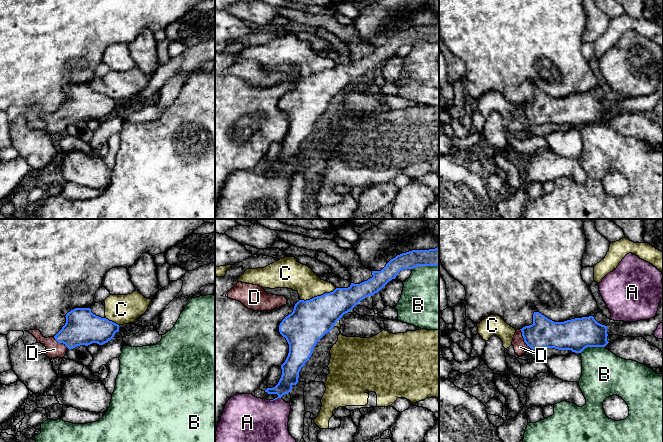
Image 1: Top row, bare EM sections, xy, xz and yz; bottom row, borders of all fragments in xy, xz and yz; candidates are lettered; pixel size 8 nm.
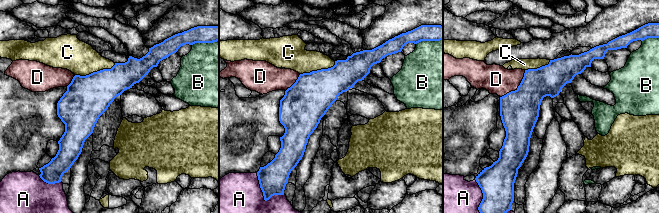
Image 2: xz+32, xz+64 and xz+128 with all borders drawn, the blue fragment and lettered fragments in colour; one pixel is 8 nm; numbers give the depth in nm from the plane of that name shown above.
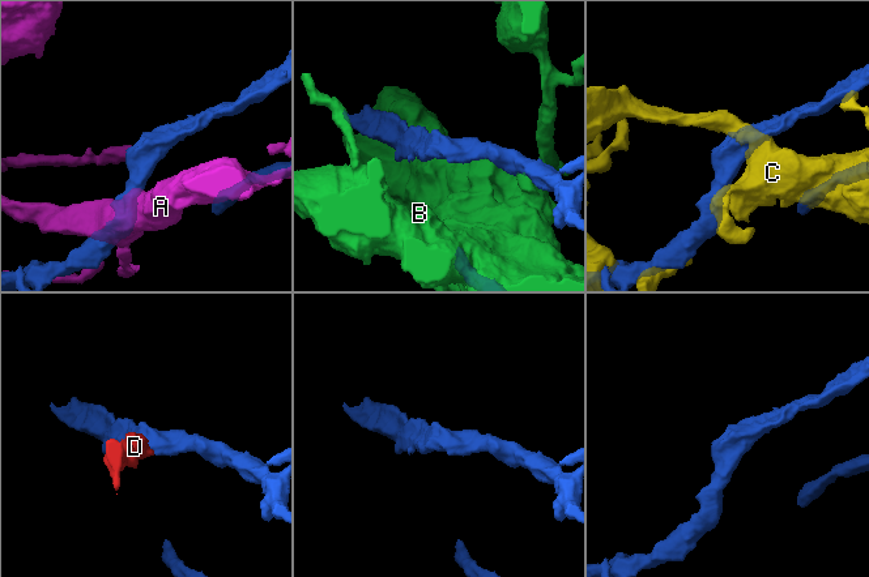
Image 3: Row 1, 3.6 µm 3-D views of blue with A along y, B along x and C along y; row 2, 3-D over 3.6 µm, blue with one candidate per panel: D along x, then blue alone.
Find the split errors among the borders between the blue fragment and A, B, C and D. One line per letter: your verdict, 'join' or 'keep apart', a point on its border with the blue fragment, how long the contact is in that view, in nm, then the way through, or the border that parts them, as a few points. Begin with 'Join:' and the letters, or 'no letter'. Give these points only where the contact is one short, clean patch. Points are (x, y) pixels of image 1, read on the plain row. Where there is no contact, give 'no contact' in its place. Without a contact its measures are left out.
Join: D
A: keep apart; meets blue in xz at (274, 175); contact 100 nm long
B: keep apart; meets blue in yz at (592, 122); contact 200 nm long
C: keep apart; meets blue in xz at (318, 72); contact 320 nm long
D: join; meets blue in yz at (524, 115); contact 190 nm long; runs through yz (544, 109), (524, 115), (520, 123)

